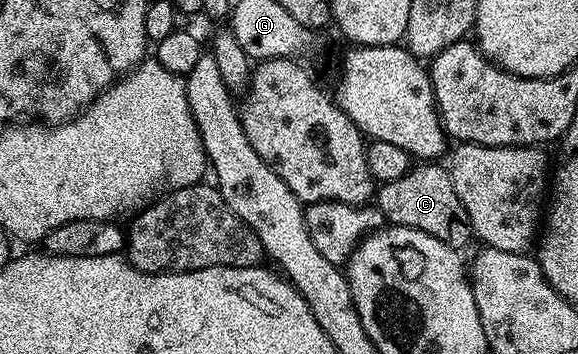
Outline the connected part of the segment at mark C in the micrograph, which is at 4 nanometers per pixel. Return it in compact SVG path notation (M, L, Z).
M419 162L401 178L393 178L388 184L380 183L377 188L377 207L388 225L409 226L413 230L425 230L433 238L441 238L445 246L463 250L473 240L469 214L453 190L450 171L439 162Z

